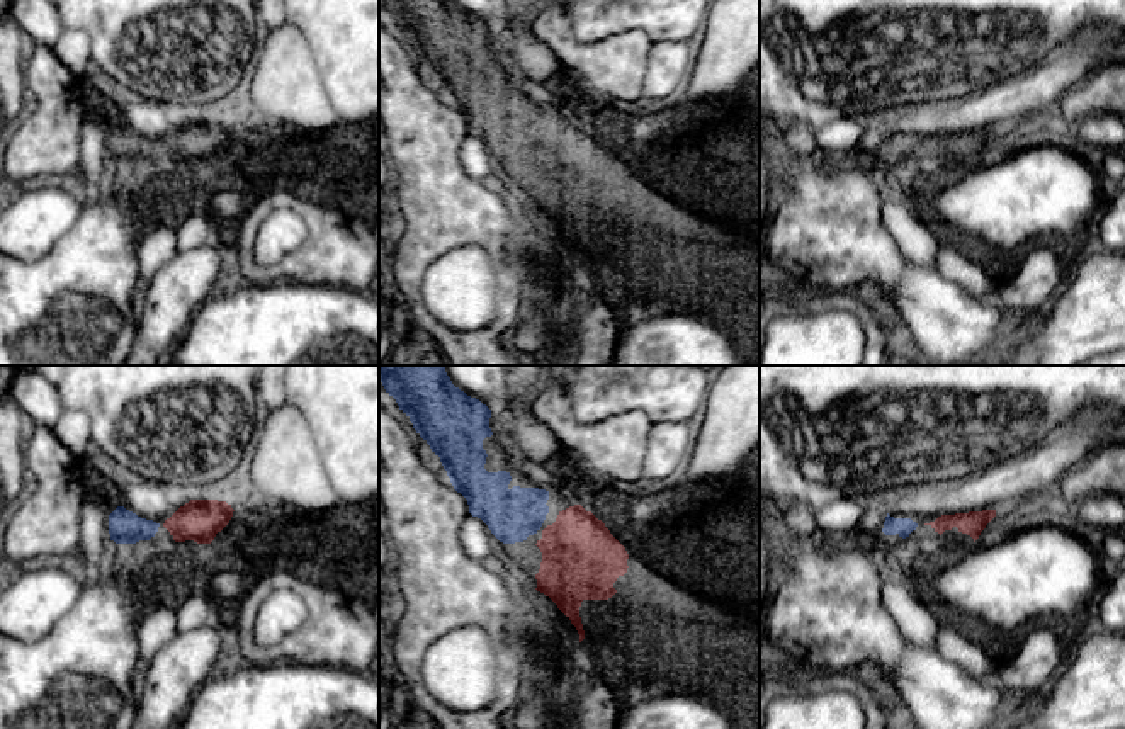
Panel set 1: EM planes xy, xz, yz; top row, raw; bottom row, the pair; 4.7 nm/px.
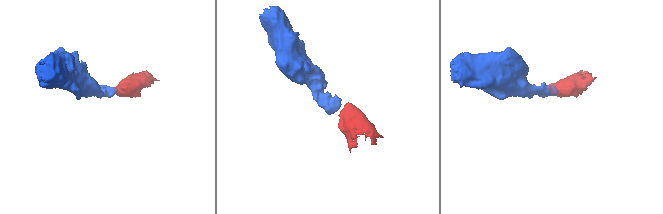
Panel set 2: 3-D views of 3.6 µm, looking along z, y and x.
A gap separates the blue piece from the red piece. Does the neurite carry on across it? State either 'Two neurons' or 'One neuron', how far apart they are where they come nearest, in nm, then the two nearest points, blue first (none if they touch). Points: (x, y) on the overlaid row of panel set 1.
One neuron. Distance 20 nm. Across: xz (539, 529), (542, 531)

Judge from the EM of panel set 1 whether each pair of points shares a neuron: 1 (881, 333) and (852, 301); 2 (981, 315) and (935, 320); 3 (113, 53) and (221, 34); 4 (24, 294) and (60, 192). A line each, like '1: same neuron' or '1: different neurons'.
1: same neuron
2: same neuron
3: same neuron
4: different neurons

